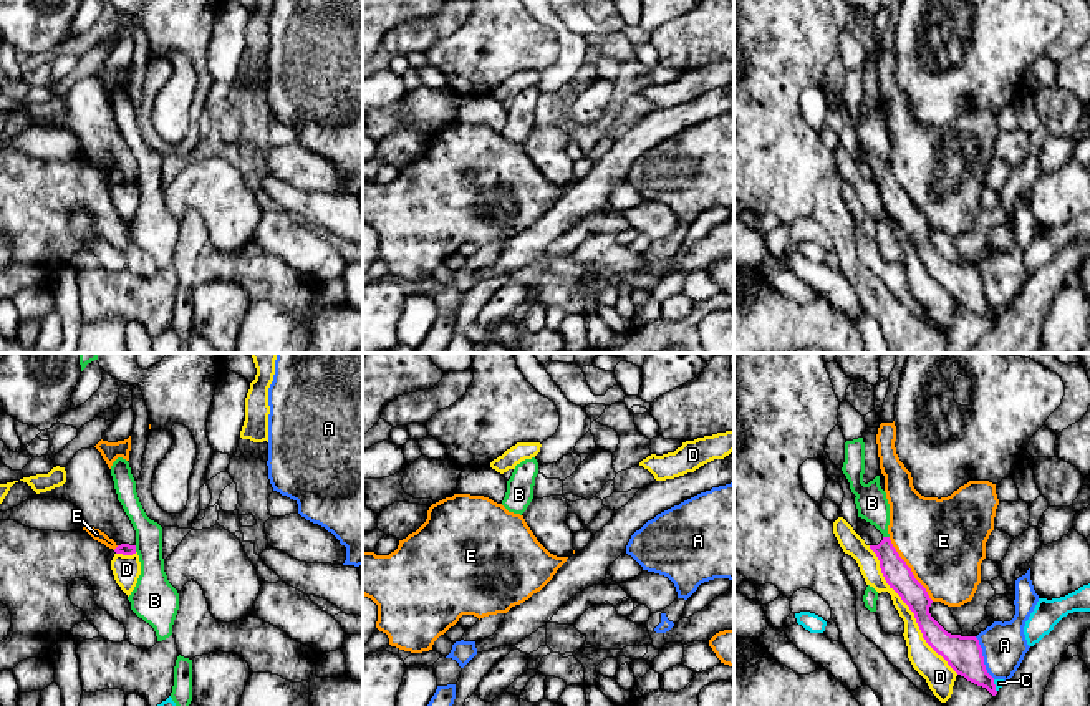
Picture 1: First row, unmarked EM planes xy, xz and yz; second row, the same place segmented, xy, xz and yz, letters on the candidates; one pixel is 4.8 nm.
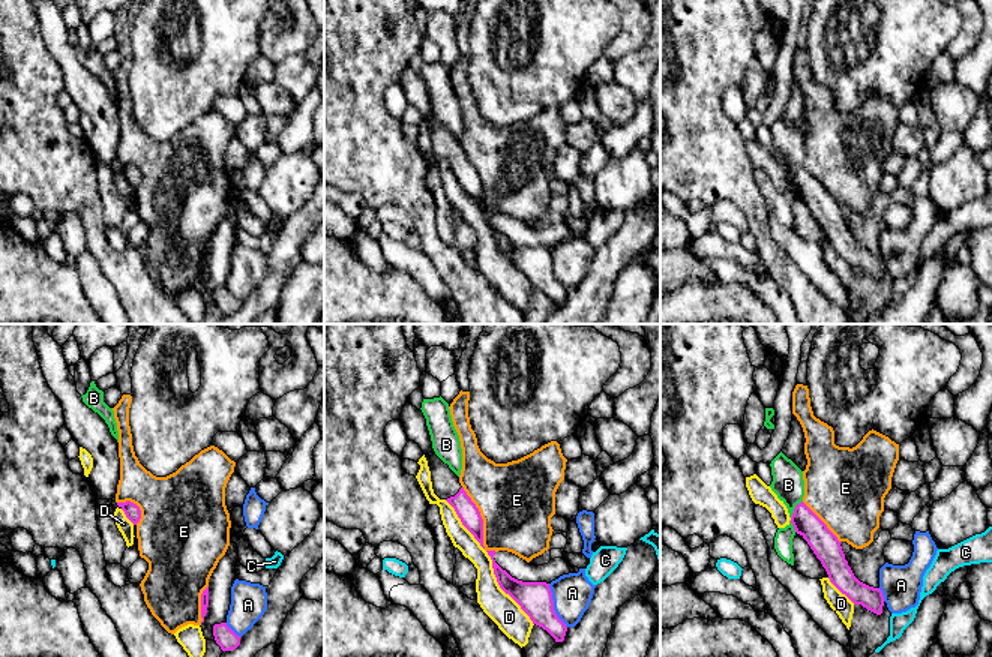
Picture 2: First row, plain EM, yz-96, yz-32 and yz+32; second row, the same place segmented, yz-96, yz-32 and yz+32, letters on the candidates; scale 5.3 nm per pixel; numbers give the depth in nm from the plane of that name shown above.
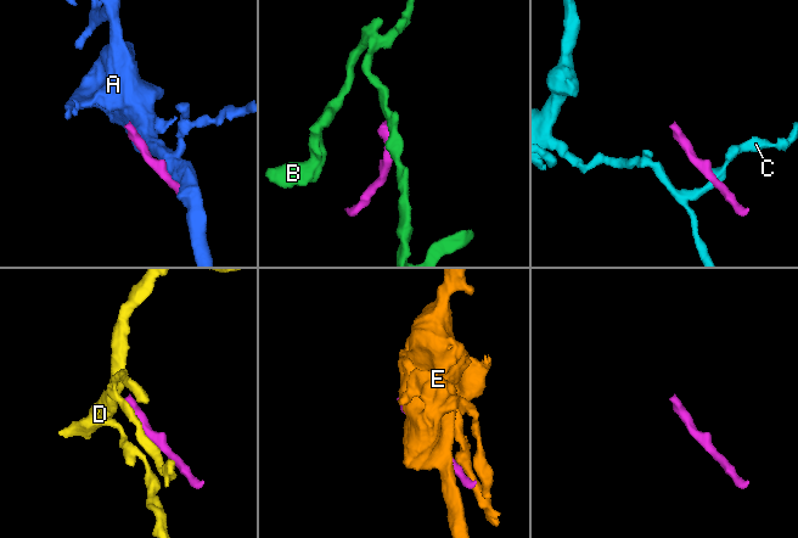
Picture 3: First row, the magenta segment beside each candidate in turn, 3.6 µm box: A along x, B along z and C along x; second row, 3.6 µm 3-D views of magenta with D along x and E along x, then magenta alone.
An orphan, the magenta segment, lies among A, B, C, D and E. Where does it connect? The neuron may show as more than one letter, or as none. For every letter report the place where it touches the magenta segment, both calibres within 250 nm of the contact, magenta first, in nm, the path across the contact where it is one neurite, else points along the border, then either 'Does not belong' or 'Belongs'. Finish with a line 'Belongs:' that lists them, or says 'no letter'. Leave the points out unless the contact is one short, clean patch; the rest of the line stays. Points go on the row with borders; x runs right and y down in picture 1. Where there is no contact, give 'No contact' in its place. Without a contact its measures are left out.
A: Touches magenta at yz (983, 658). Thickness 180 nm (magenta) against 220 nm. Does not belong
B: Touches magenta at xy (135, 549). Thickness 60 nm (magenta) against 200 nm. Boundary: xy (135, 546), (136, 551). Does not belong
C: Touches magenta at yz (994, 686). Thickness 180 nm (magenta) against 50 nm. Boundary: yz (993, 680), (996, 691). Does not belong
D: Touches magenta at yz (910, 609). Thickness 140 nm (magenta) against 130 nm. Does not belong
E: Touches magenta at yz (910, 569). Thickness 140 nm (magenta) against 420 nm. Does not belong
Belongs: no letter

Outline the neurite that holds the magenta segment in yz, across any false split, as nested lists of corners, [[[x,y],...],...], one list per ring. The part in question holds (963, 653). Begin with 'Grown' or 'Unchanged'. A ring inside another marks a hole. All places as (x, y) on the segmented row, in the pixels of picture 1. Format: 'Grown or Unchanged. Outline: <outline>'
Grown. Outline: [[[858,517],[858,535],[876,554],[881,573],[890,588],[893,588],[914,613],[926,643],[941,655],[957,675],[986,688],[996,696],[994,678],[986,670],[979,640],[976,636],[951,635],[931,617],[929,607],[933,600],[899,557],[890,537],[885,537],[875,525],[861,517]]]

